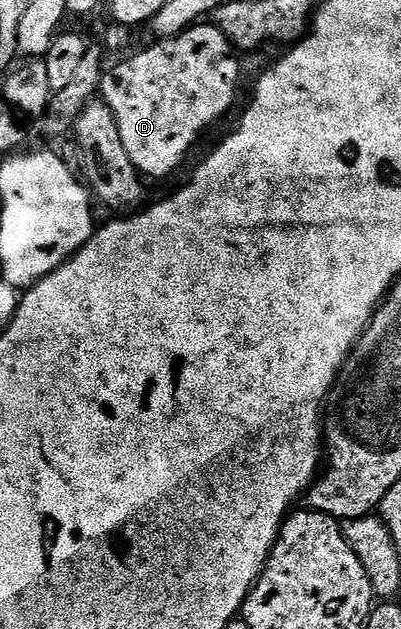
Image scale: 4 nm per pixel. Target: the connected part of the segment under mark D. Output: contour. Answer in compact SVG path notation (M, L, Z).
M201 22L187 28L182 34L171 36L168 40L152 42L145 52L140 52L137 56L132 56L129 60L124 60L121 64L116 64L105 71L104 76L100 79L99 95L110 106L114 114L114 122L118 122L118 134L122 134L122 146L126 154L130 154L130 162L134 162L137 172L148 176L168 176L184 159L188 156L188 151L196 144L196 139L211 126L215 120L220 120L232 108L232 103L236 100L236 87L240 84L240 60L237 49L233 48L231 42L222 34L220 28L210 22Z

